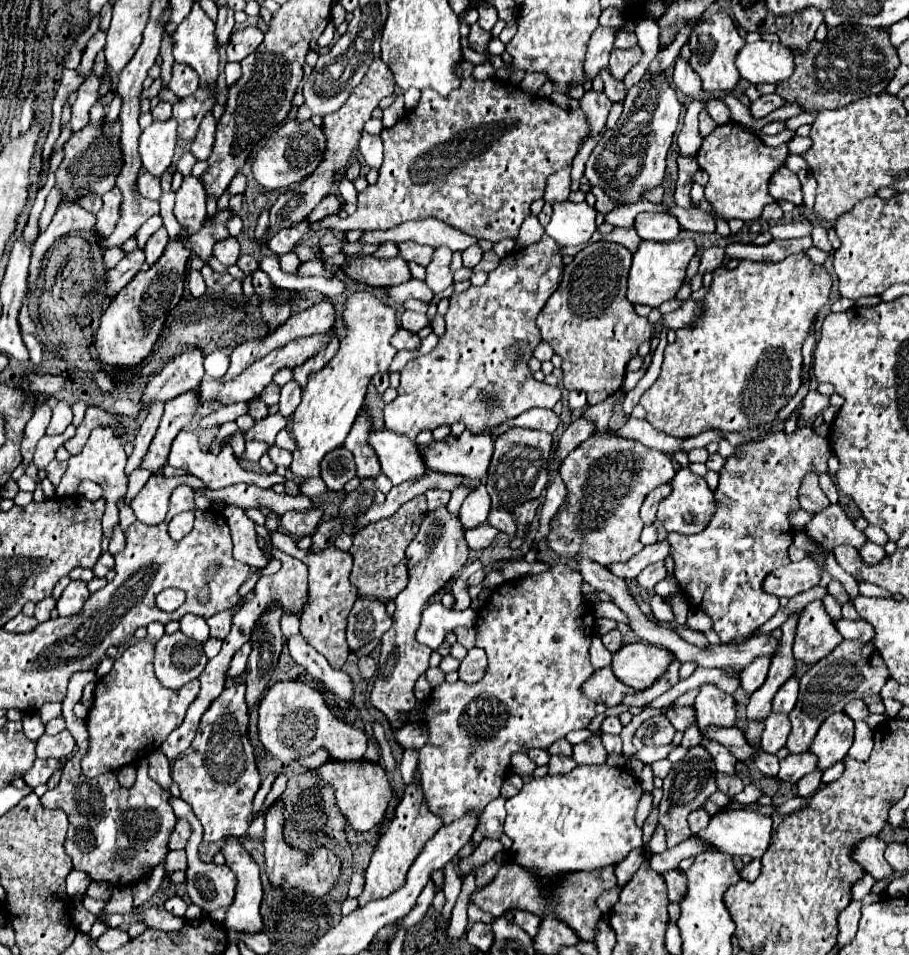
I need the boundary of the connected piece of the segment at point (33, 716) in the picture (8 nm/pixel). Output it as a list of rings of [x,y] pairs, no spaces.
[[[28,713],[28,715],[24,715],[22,723],[24,723],[24,735],[26,735],[26,739],[38,741],[38,739],[44,735],[44,725],[42,725],[38,713]]]

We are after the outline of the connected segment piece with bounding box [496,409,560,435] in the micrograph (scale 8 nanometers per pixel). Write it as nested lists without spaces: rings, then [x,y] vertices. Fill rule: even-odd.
[[[530,409],[528,413],[522,413],[520,417],[516,417],[516,421],[508,421],[508,425],[502,425],[500,429],[496,429],[496,435],[500,435],[504,429],[510,429],[510,427],[528,427],[528,429],[554,433],[558,425],[560,425],[560,417],[552,409]]]

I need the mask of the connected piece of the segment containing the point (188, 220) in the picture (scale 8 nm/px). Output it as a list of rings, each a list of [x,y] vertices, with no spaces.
[[[184,177],[182,187],[176,191],[174,215],[188,233],[200,229],[202,219],[206,217],[206,191],[200,177]]]

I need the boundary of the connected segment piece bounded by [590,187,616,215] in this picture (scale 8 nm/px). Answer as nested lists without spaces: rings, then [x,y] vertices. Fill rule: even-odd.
[[[592,187],[590,189],[592,193],[594,193],[594,197],[596,197],[596,209],[602,213],[602,215],[606,215],[608,211],[612,211],[616,205],[612,203],[612,199],[608,199],[608,195],[600,189],[600,187]]]

